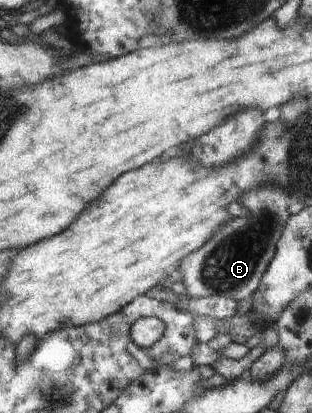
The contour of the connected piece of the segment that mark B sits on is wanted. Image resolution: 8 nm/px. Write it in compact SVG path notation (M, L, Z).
M266 185L259 188L259 191L242 195L237 202L249 210L247 215L243 218L231 217L204 246L199 248L199 251L189 254L178 268L183 274L183 283L187 287L187 294L190 294L193 299L215 295L241 303L241 300L249 298L257 291L261 278L273 259L276 243L281 237L285 222L290 218L288 208L291 205L291 200L278 187Z

